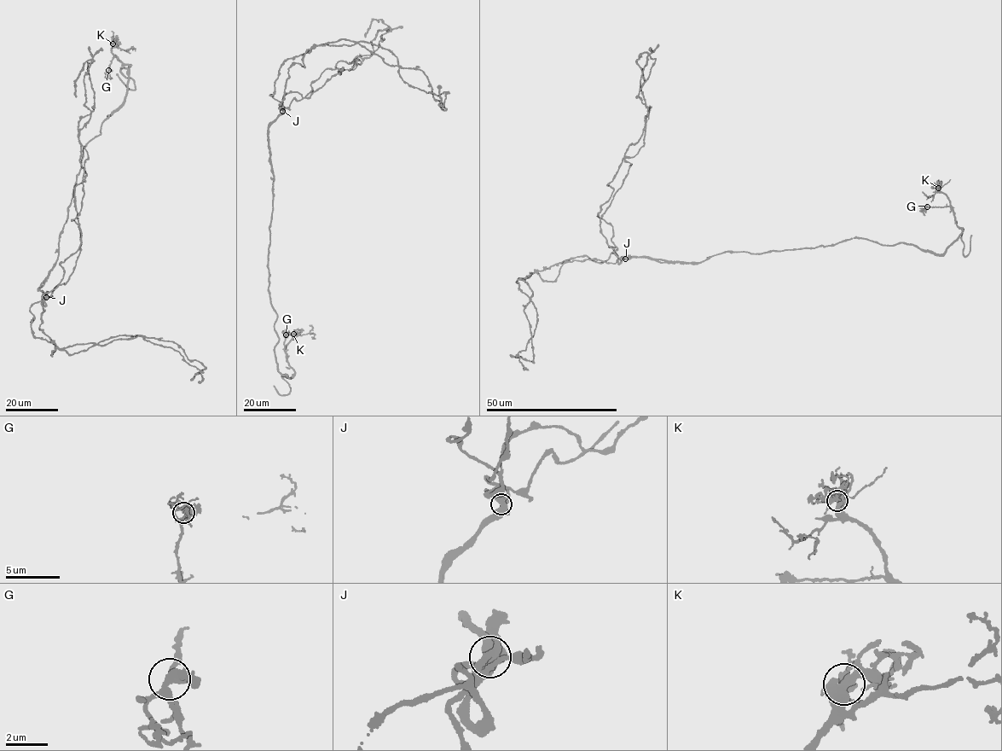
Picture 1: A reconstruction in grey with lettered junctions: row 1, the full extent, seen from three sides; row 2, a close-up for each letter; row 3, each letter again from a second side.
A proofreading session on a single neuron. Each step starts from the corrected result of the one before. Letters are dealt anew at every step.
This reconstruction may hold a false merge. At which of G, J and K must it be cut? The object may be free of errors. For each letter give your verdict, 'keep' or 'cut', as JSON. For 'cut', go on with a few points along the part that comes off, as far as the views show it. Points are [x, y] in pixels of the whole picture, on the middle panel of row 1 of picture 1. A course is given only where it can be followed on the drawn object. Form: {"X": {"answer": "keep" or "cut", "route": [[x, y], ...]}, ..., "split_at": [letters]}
{"G": {"answer": "keep"}, "J": {"answer": "cut", "route": [[282, 111], [283, 96], [307, 98], [371, 54], [379, 29], [402, 26]]}, "K": {"answer": "keep"}, "split_at": ["J"]}

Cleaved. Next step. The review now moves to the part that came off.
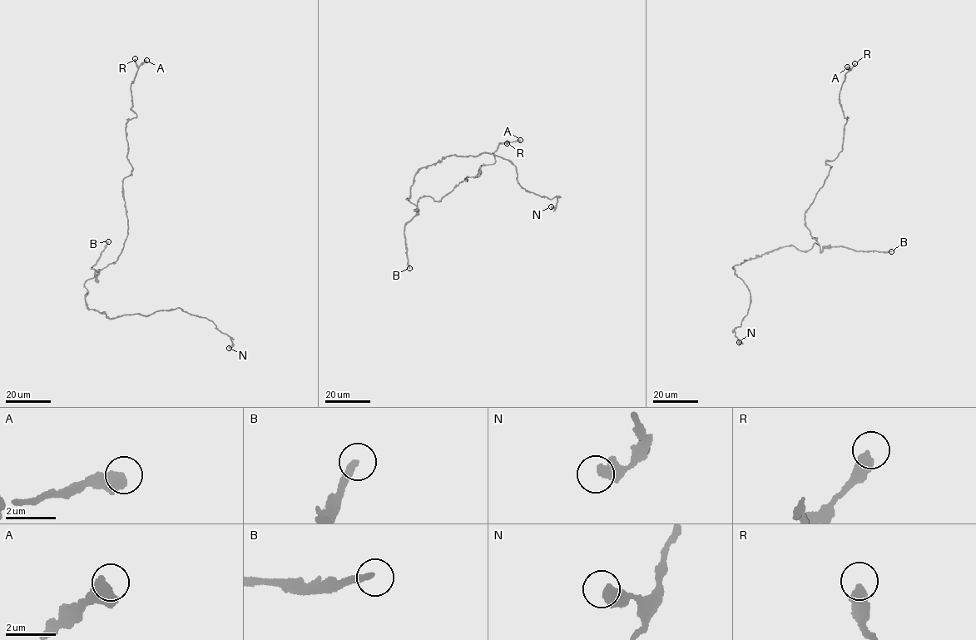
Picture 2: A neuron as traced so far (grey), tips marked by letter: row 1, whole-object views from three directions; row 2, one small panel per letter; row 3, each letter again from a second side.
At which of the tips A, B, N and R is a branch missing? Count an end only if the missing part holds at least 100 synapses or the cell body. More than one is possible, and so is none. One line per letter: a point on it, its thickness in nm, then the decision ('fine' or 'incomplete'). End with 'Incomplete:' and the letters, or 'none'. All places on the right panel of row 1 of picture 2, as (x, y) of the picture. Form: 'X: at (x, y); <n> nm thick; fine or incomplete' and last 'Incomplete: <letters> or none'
A: at (847, 66); 650 nm thick; fine
B: at (891, 251); 200 nm thick; incomplete
N: at (739, 342); 550 nm thick; fine
R: at (854, 63); 480 nm thick; fine
Incomplete: B

